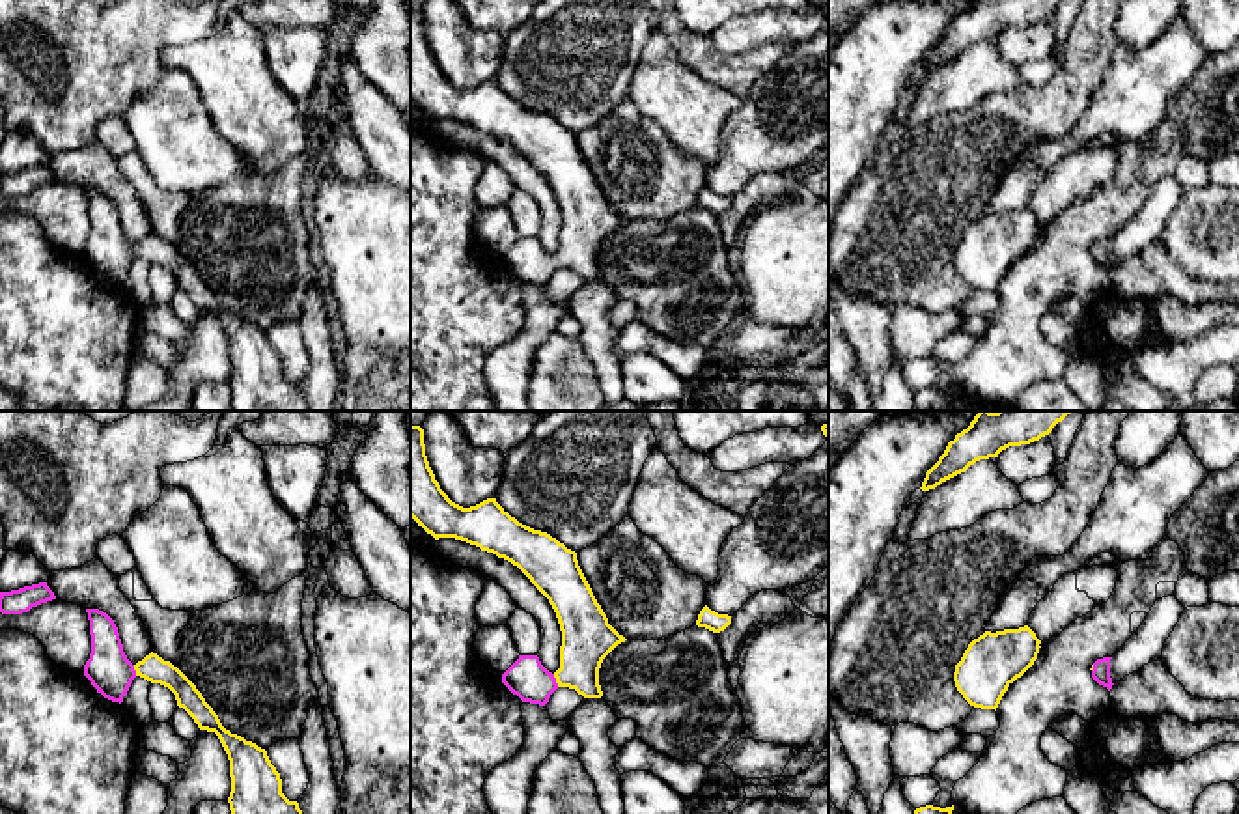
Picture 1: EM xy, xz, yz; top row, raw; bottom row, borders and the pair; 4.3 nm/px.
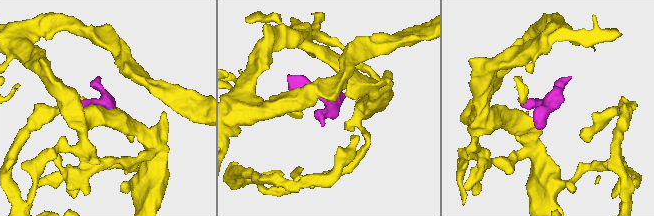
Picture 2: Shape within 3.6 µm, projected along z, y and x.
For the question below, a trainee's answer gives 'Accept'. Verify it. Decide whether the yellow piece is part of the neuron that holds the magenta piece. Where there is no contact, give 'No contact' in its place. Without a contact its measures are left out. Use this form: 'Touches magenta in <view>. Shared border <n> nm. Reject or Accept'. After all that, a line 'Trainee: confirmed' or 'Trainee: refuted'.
Touches magenta in xz. Shared border 60 nm. Accept
Trainee: confirmed

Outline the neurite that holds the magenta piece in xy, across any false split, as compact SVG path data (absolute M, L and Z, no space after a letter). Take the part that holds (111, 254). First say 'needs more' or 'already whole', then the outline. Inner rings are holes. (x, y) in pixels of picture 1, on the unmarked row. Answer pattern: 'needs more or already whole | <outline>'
needs more | M86 190L91 217L91 235L84 258L104 280L123 284L136 258L168 269L200 312L215 314L230 342L231 411L308 411L297 383L282 375L282 360L267 332L226 312L196 267L170 243L157 235L132 246L114 202L99 192Z

